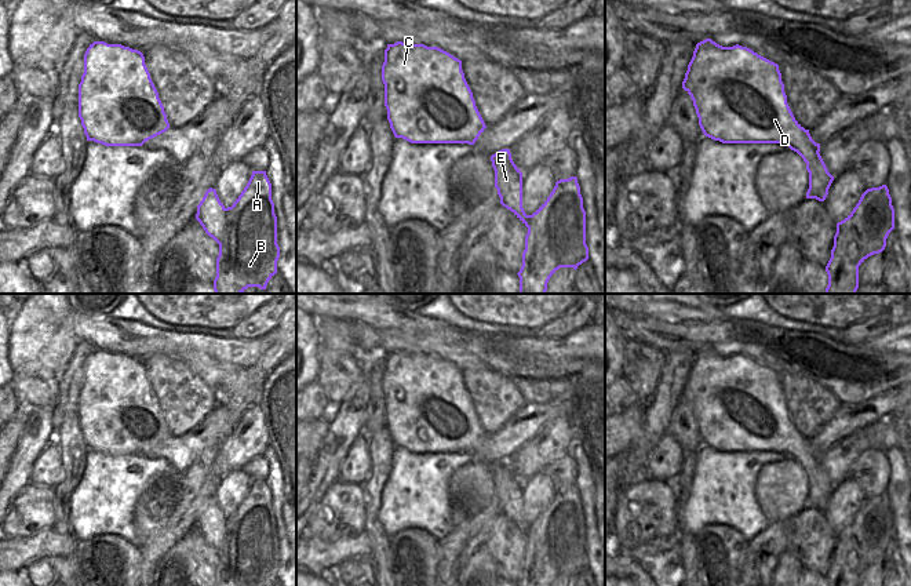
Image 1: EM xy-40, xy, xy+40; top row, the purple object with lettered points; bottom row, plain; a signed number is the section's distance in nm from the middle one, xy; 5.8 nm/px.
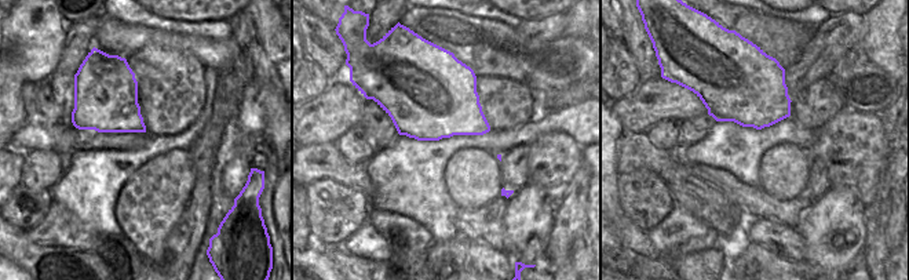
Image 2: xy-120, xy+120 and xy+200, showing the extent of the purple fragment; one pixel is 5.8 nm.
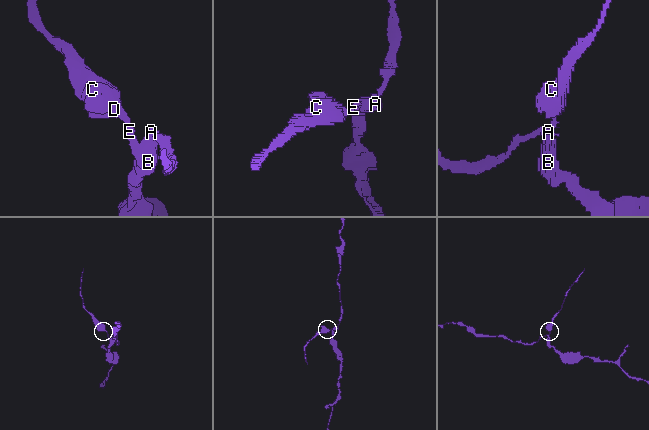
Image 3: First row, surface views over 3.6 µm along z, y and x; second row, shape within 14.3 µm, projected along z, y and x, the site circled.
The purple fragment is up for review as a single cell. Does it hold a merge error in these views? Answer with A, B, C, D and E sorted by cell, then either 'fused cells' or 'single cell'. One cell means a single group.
A B E / C D; fused cells

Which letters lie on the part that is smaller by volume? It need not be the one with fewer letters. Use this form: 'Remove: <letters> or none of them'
Remove: C, D

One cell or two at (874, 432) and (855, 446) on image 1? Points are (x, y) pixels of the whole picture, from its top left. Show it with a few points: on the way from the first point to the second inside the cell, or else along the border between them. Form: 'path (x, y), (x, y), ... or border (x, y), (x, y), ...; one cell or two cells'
border (859, 430), (870, 446); two cells

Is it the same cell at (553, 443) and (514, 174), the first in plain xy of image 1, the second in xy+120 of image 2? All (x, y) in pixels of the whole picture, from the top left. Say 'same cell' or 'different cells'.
same cell

